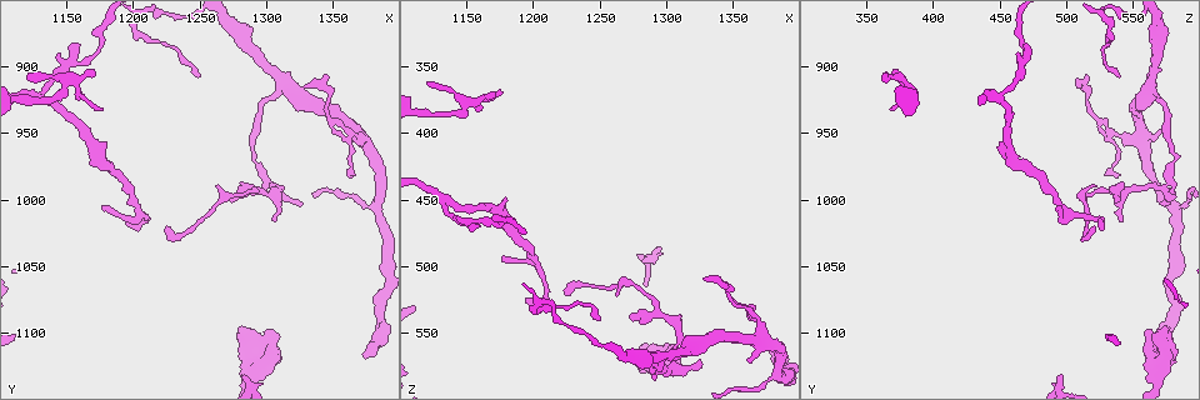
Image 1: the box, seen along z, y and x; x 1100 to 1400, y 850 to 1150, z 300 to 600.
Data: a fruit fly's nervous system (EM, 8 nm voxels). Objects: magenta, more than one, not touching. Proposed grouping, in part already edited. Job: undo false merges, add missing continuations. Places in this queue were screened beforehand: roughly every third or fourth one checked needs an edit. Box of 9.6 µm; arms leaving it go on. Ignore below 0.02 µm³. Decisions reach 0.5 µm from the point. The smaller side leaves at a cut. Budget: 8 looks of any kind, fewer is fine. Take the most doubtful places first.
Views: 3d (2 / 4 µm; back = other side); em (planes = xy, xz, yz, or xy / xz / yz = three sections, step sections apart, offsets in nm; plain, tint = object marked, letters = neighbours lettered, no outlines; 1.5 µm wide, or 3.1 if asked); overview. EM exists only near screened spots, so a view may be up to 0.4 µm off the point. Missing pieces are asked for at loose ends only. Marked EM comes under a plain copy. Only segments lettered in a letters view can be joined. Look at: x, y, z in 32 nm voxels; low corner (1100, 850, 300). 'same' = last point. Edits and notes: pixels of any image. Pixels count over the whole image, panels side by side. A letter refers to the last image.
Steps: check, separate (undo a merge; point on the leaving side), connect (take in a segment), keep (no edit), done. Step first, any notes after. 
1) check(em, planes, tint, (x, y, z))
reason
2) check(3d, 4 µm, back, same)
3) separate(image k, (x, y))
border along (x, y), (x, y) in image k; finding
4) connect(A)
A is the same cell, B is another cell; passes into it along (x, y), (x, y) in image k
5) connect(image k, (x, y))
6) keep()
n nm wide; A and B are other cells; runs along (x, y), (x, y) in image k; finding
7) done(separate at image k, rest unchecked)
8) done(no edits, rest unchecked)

check(3d, 4 µm, (1372, 1114, 558))
an open end

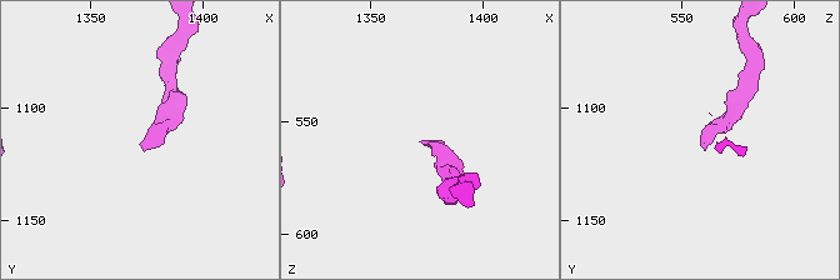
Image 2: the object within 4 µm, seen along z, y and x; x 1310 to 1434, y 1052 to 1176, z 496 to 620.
check(em, planes, letters, (1371, 1117, 558))
now the EM

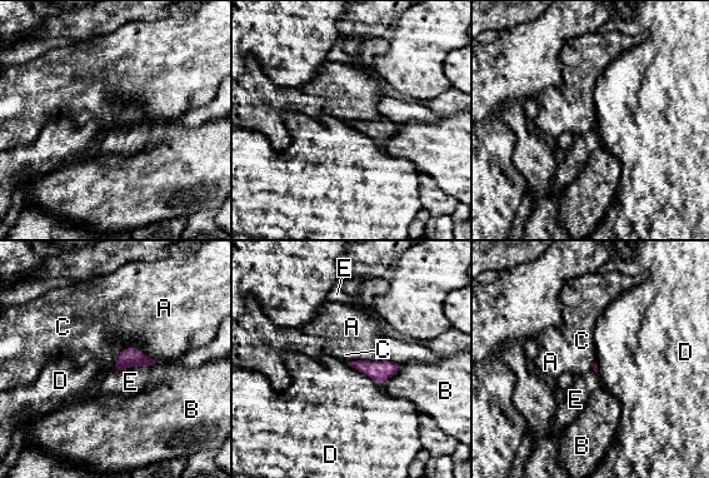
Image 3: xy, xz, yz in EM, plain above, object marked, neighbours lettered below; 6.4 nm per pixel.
connect(E)
E is the same cell, A, B, C and D are other cells; passes into it along (130, 357), (139, 366), (130, 382) in image 3; it goes on there

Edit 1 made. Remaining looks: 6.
check(em, xy, step 8, letters, (1328, 916, 508))
an open end

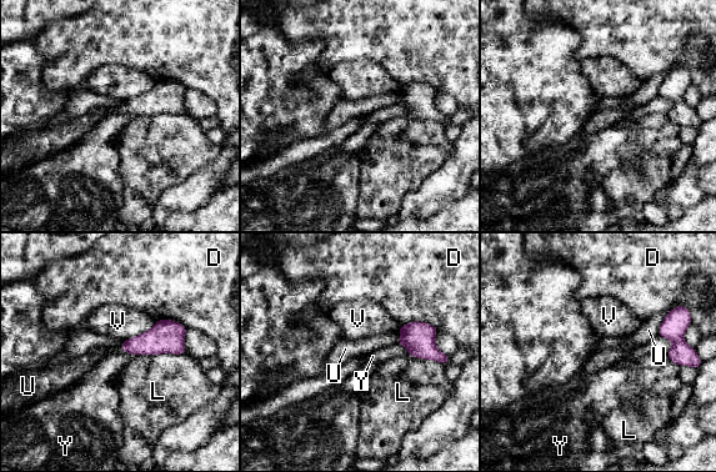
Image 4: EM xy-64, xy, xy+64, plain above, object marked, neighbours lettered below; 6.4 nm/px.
keep()
D, L, U, V and Y are other cells; border along (120, 350), (133, 355) in image 4; no lettered segment goes on from it

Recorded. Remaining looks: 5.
check(3d, 4 µm, (1176, 932, 368))

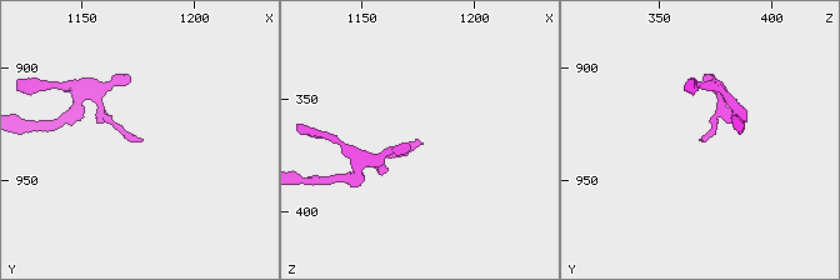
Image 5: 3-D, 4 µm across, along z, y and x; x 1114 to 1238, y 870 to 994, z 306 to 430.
check(em, planes, letters, (1177, 932, 370))

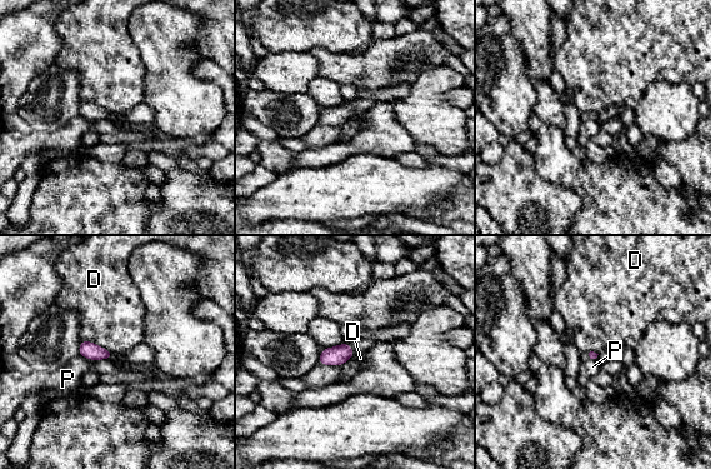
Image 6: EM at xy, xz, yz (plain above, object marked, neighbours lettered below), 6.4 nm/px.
keep()
D and P are other cells; border along (81, 339), (101, 345), (114, 354) in image 6; none of them fits

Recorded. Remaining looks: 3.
done(connect at image 3, rest unchecked)

